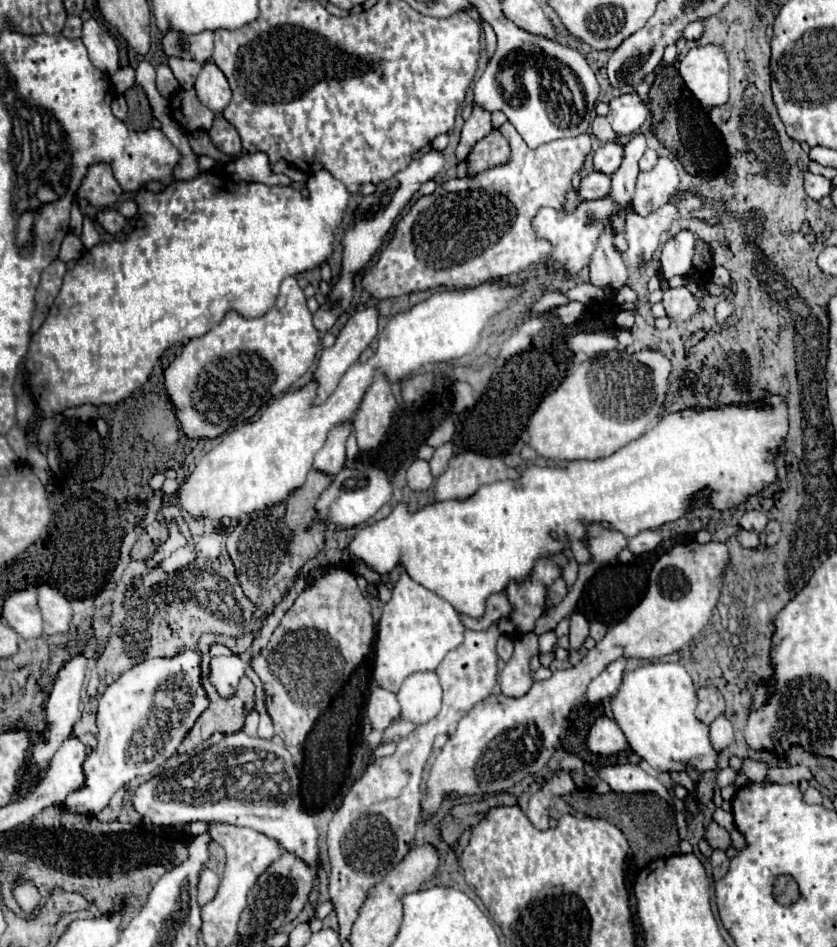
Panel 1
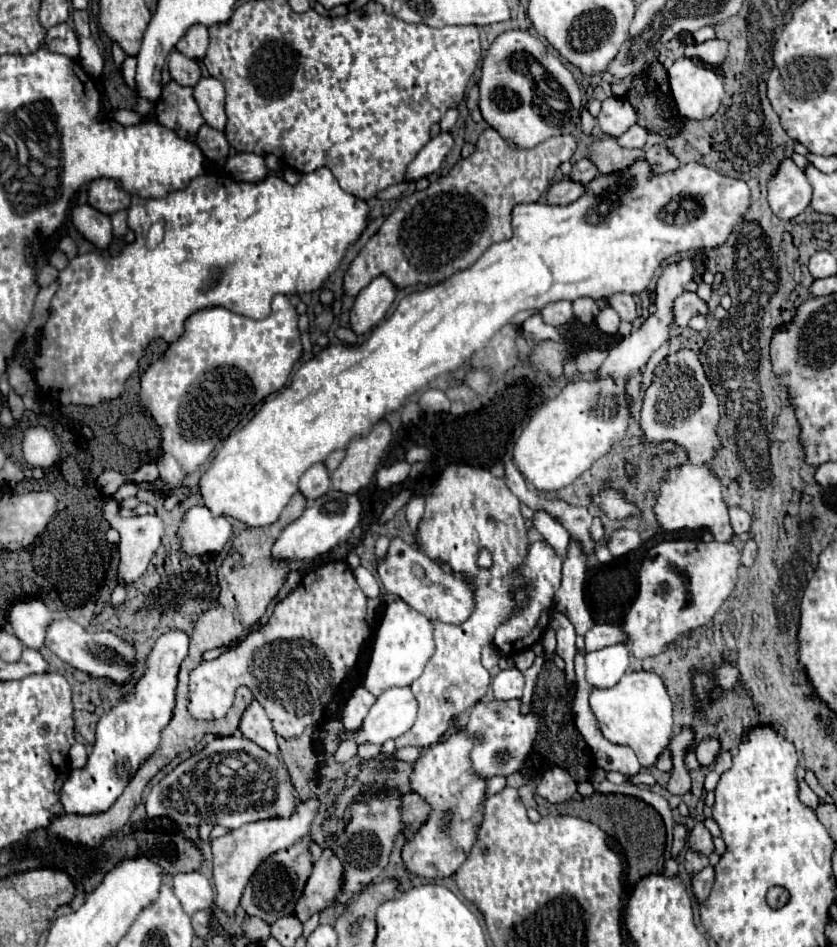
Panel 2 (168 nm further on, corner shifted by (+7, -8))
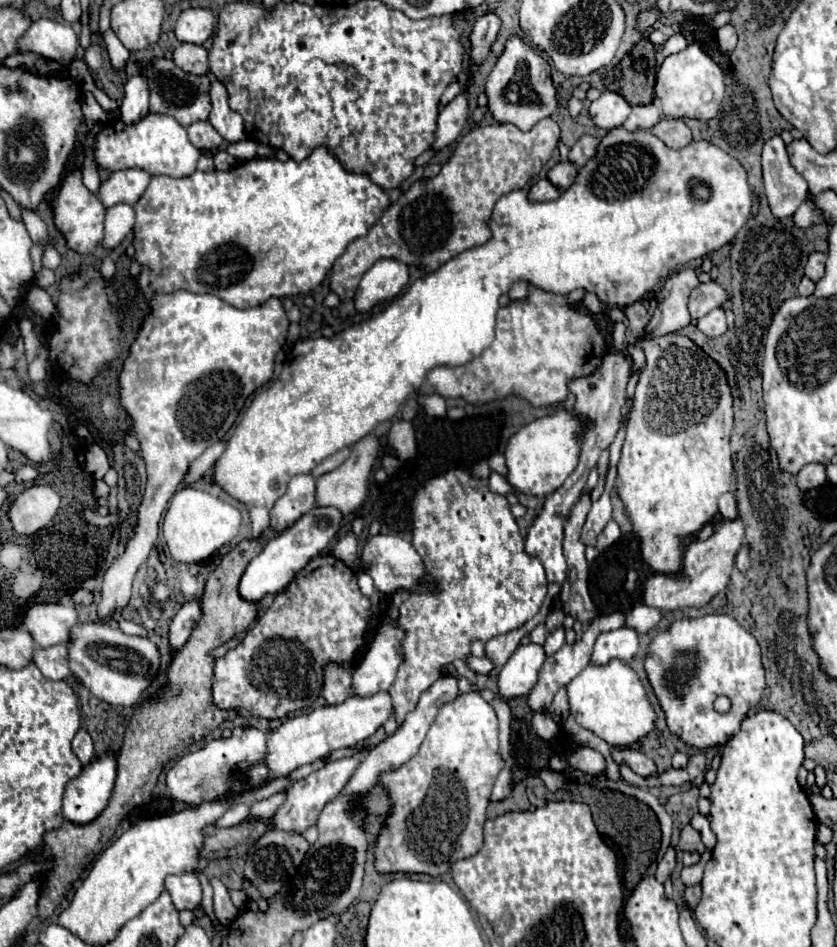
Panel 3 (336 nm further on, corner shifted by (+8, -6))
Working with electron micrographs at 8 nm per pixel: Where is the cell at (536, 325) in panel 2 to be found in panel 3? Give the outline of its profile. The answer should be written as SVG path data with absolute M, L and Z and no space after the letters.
M520 281L520 283L516 283L516 285L512 285L512 289L510 289L510 293L508 293L508 297L510 297L512 301L524 301L524 299L528 297L528 283L524 283L524 281Z

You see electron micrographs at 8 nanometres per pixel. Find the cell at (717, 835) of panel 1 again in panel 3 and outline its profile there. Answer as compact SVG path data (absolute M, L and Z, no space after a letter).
M686 825L680 833L680 849L684 851L698 851L698 853L704 853L706 847L700 839L700 833L696 829L692 829L690 825Z

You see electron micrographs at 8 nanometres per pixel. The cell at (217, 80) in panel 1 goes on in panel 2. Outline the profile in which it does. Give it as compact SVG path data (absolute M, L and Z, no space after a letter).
M203 77L195 85L195 99L201 107L203 119L213 129L223 131L227 117L225 117L225 89L215 77Z

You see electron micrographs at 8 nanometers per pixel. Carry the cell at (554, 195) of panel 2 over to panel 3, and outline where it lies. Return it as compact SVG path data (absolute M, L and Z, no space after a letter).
M542 177L538 183L532 185L530 189L530 199L532 201L554 201L556 197L560 197L562 189L558 189L554 183L550 183L546 177Z

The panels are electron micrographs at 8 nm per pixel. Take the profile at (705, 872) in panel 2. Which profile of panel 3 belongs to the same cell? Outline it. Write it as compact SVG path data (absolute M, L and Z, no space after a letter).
M688 885L686 887L686 903L688 903L690 909L696 909L700 897L702 897L702 887L700 885Z

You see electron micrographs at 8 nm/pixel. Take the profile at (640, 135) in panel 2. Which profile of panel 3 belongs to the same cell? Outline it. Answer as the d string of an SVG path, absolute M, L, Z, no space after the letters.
M656 103L652 105L640 105L640 107L632 107L630 117L624 121L624 129L628 129L630 133L636 129L652 129L656 123L660 121L660 109Z

